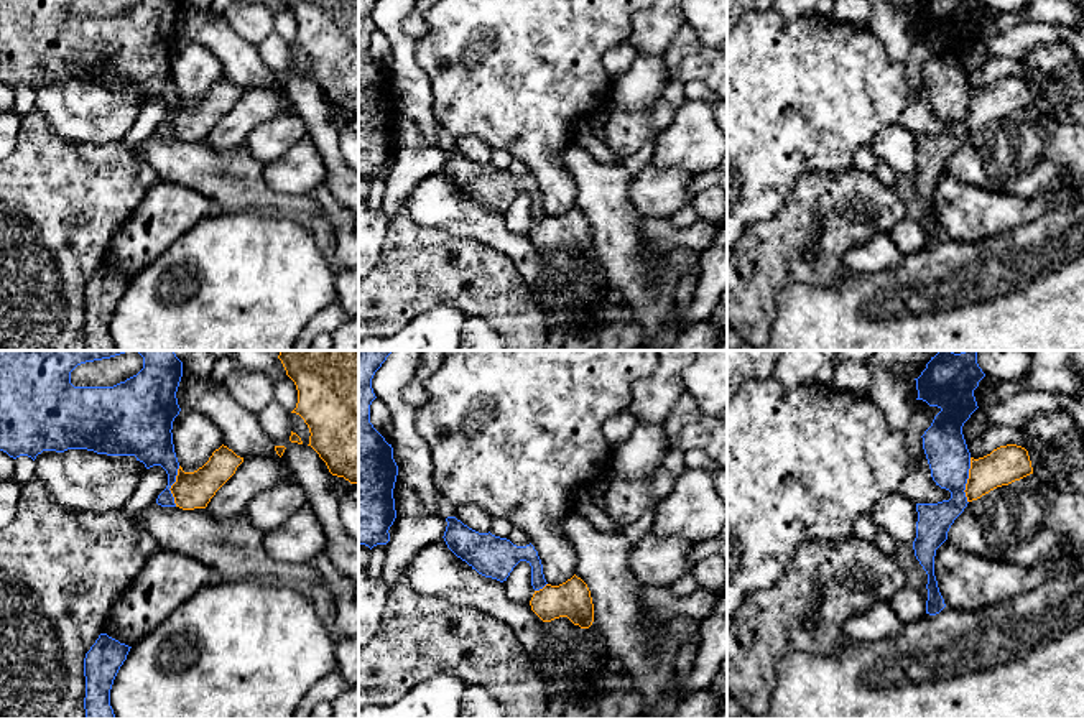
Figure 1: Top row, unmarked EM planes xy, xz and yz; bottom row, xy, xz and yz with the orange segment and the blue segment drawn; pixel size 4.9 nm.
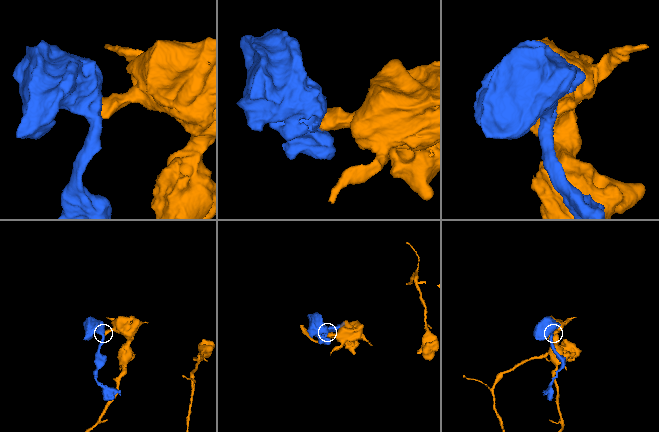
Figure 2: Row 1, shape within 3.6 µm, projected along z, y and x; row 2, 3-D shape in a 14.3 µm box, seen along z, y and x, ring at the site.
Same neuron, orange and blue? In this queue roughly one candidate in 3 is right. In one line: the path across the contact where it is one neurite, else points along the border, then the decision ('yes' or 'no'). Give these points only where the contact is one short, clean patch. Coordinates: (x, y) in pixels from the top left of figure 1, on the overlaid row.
border along yz (971, 458), (964, 491), (968, 502); no

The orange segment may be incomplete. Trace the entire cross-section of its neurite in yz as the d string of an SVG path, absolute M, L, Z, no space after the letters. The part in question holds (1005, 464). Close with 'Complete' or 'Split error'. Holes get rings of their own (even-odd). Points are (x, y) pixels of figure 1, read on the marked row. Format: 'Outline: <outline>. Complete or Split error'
Outline: M1017 444L1000 446L979 459L971 457L969 479L964 490L967 502L1030 474L1033 474L1033 467L1028 451Z. Complete

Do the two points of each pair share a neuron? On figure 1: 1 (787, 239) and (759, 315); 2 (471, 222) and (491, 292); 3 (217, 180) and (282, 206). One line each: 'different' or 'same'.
1: same
2: different
3: same

